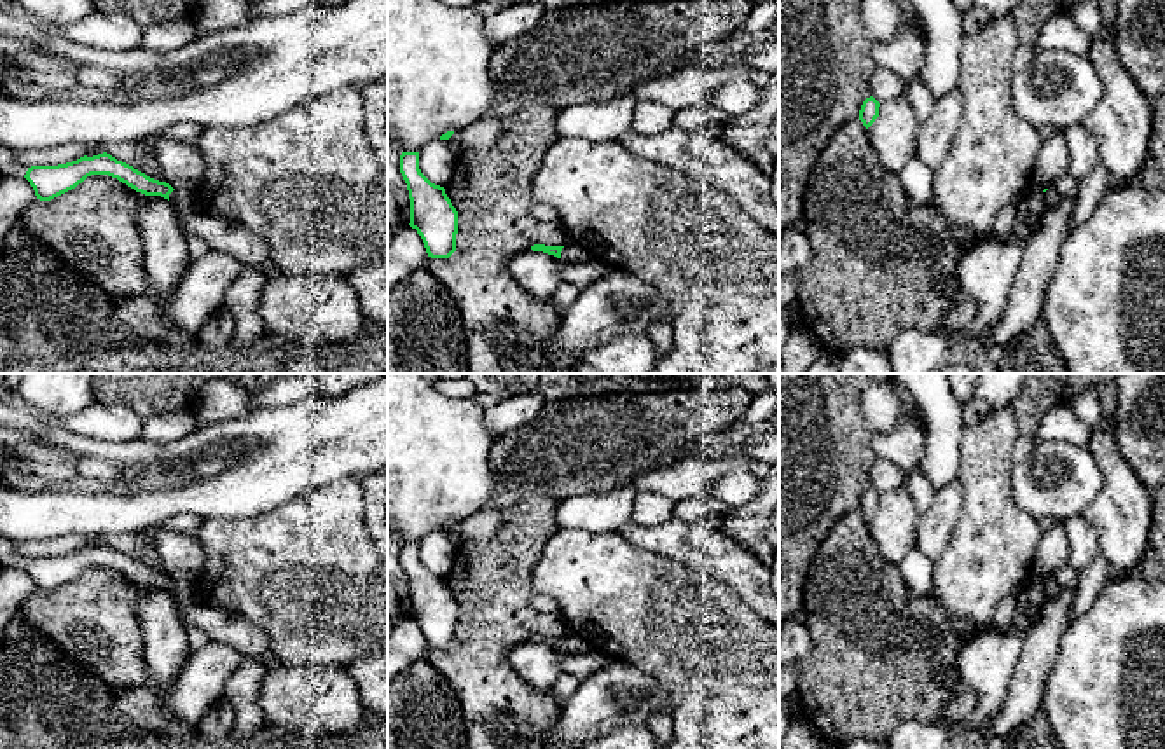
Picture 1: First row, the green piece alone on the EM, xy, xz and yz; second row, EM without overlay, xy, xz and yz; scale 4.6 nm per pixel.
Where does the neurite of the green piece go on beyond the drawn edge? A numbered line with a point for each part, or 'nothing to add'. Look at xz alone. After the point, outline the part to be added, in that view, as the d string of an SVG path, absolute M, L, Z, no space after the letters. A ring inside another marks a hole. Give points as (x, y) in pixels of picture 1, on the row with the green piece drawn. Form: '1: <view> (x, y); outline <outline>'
1: xz (573, 254); outline M571 244L562 248L561 258L571 264L585 264L589 258L589 253L582 250L578 244Z

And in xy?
1: xy (182, 199); outline M175 189L169 194L169 201L176 208L176 213L180 215L180 218L199 215L199 211L196 210L196 203L194 203L194 192L187 189Z

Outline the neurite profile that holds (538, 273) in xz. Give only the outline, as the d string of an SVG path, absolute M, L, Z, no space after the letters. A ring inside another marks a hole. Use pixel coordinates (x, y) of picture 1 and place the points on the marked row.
M533 250L512 257L510 274L522 290L540 300L550 300L554 290L564 281L559 258Z

